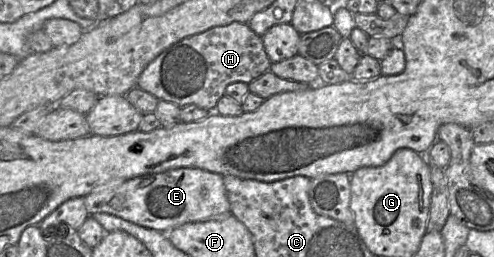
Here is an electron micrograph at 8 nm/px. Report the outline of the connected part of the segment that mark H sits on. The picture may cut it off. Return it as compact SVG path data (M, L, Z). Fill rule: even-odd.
M232 22L186 37L164 50L142 71L136 87L158 100L168 101L179 107L196 105L215 112L215 107L225 95L229 84L249 84L268 71L271 63L262 38L247 23Z

